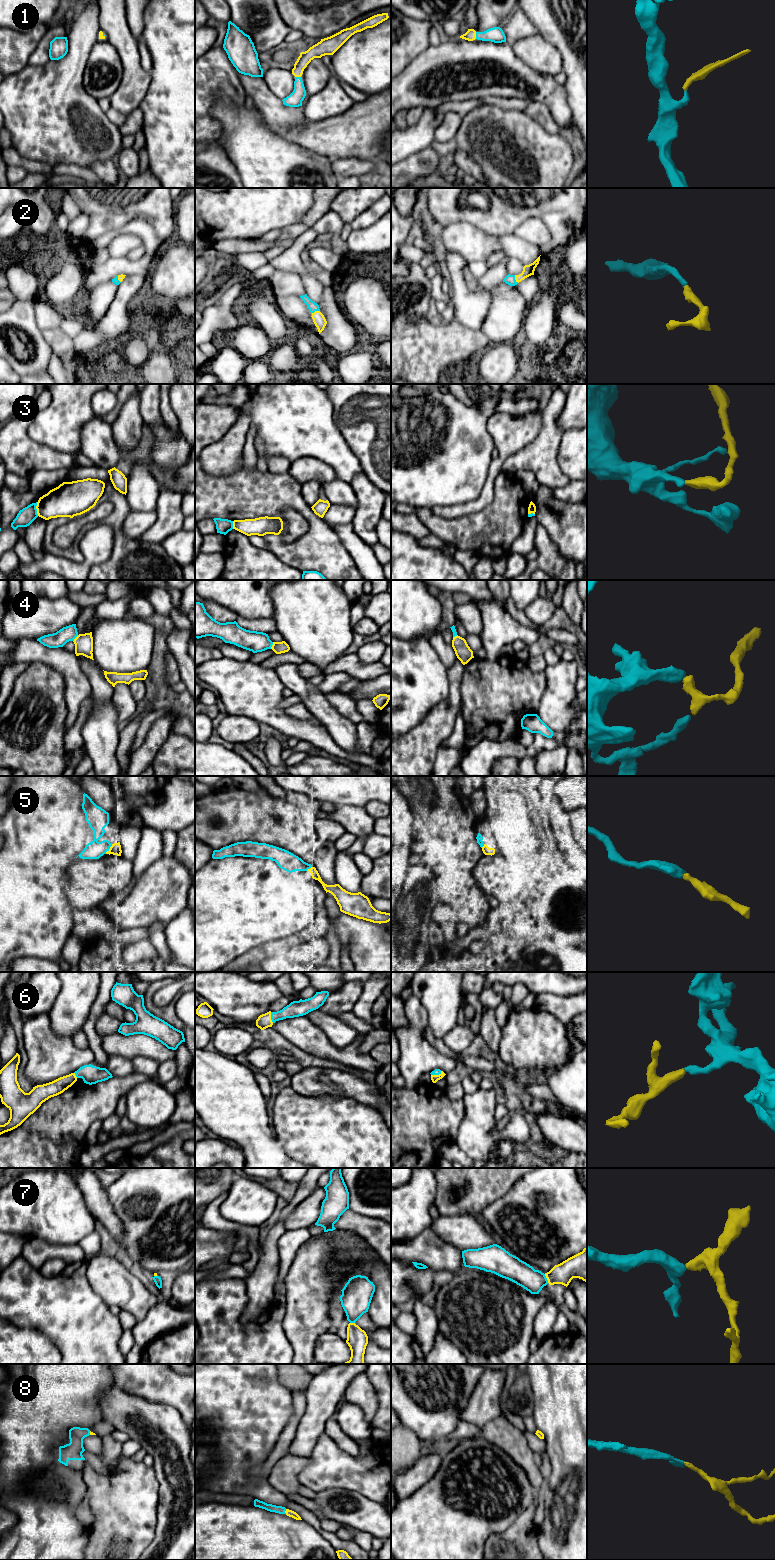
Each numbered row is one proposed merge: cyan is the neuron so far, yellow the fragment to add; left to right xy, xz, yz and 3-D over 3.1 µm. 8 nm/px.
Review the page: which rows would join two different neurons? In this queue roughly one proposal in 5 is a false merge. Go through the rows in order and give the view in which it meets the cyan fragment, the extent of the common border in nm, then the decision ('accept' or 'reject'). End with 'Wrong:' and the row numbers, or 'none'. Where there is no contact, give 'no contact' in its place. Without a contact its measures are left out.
1: yz | 60 nm | accept
2: yz | 70 nm | accept
3: xy | 110 nm | reject
4: xz | 60 nm | accept
5: xy | 100 nm | accept
6: xz | 90 nm | accept
7: yz | 80 nm | accept
8: xz | 40 nm | accept
Wrong: 3

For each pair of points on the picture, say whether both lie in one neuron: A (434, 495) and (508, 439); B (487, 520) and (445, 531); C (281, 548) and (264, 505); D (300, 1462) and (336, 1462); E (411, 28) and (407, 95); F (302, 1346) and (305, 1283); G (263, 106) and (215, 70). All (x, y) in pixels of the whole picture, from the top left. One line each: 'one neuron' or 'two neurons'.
A: two neurons
B: one neuron
C: one neuron
D: two neurons
E: two neurons
F: one neuron
G: two neurons

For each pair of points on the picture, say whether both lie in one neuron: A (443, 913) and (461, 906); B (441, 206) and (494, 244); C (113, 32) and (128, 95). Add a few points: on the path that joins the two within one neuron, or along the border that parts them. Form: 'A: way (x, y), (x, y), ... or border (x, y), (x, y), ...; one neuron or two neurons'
A: border (439, 901), (449, 910), (451, 920); two neurons
B: border (443, 227), (456, 222), (469, 222), (484, 232); two neurons
C: way (127, 48), (130, 57), (130, 79); one neuron

